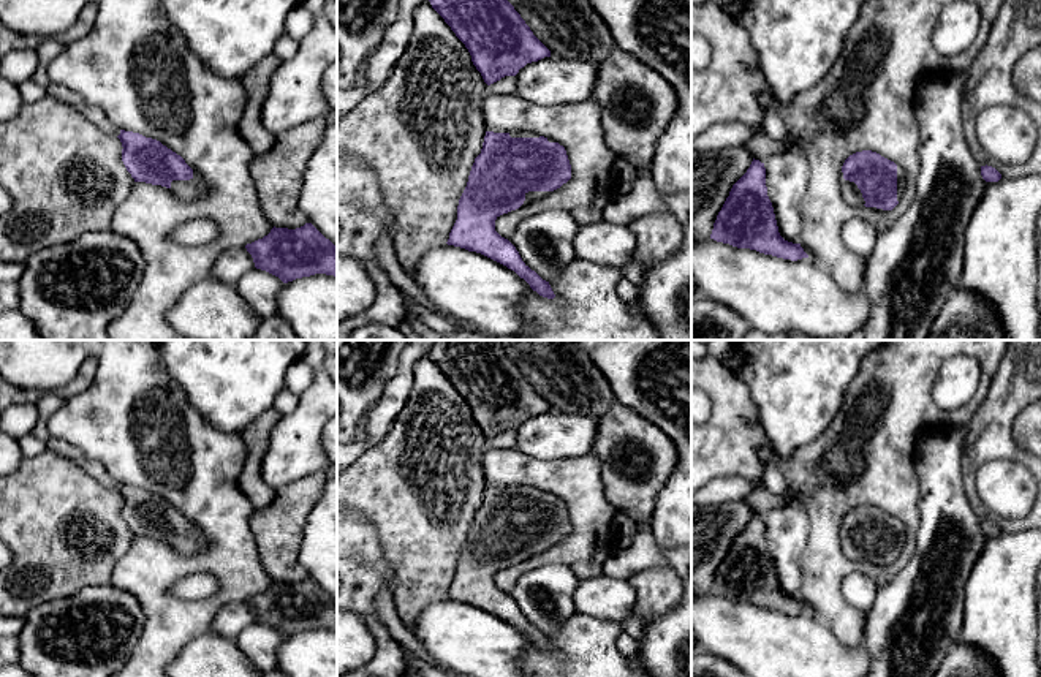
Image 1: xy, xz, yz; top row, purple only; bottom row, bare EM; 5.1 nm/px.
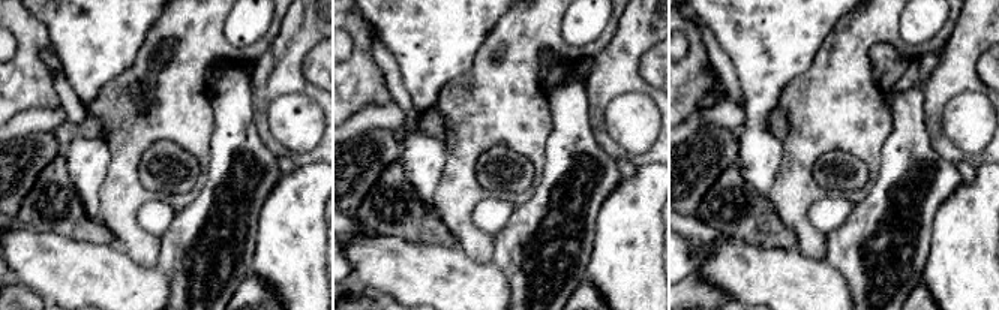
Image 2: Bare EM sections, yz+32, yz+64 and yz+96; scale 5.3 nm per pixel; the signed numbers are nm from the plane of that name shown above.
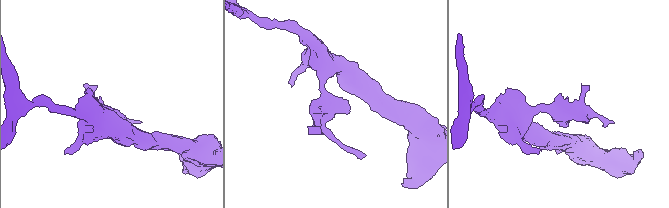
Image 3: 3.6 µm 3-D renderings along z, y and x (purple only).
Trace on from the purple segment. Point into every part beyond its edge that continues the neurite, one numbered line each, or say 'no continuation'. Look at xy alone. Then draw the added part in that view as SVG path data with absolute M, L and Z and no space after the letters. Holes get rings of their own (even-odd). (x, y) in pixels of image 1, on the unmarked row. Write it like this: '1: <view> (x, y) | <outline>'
1: xy (187, 544) | M193 525L193 531L190 535L172 535L171 546L184 555L193 555L203 550L207 546L207 539L204 531Z

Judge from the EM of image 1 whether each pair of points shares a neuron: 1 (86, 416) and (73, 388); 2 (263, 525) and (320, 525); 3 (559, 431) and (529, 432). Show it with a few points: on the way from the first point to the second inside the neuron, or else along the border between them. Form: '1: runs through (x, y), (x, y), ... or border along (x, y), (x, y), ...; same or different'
1: border along (97, 363), (94, 380), (83, 391), (65, 400); different
2: border along (320, 494), (304, 529), (299, 562); different
3: runs through (551, 431), (537, 431); same

